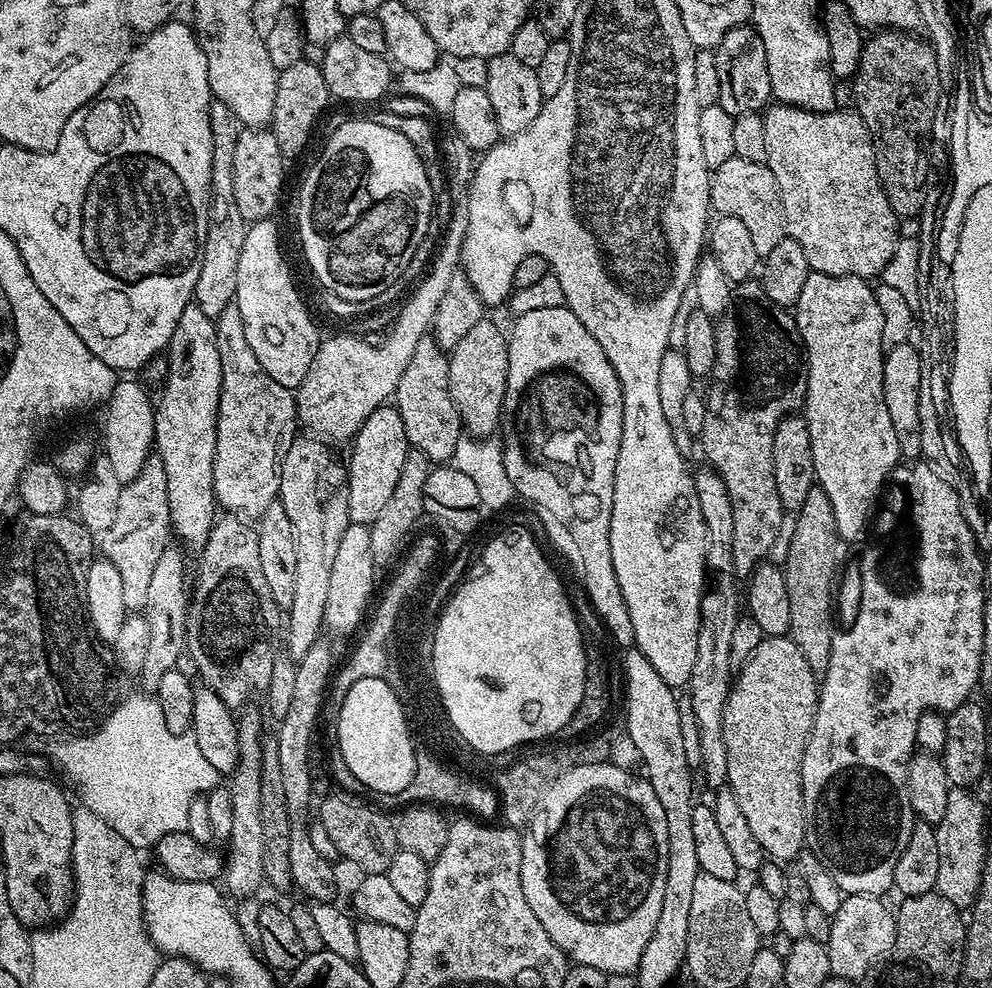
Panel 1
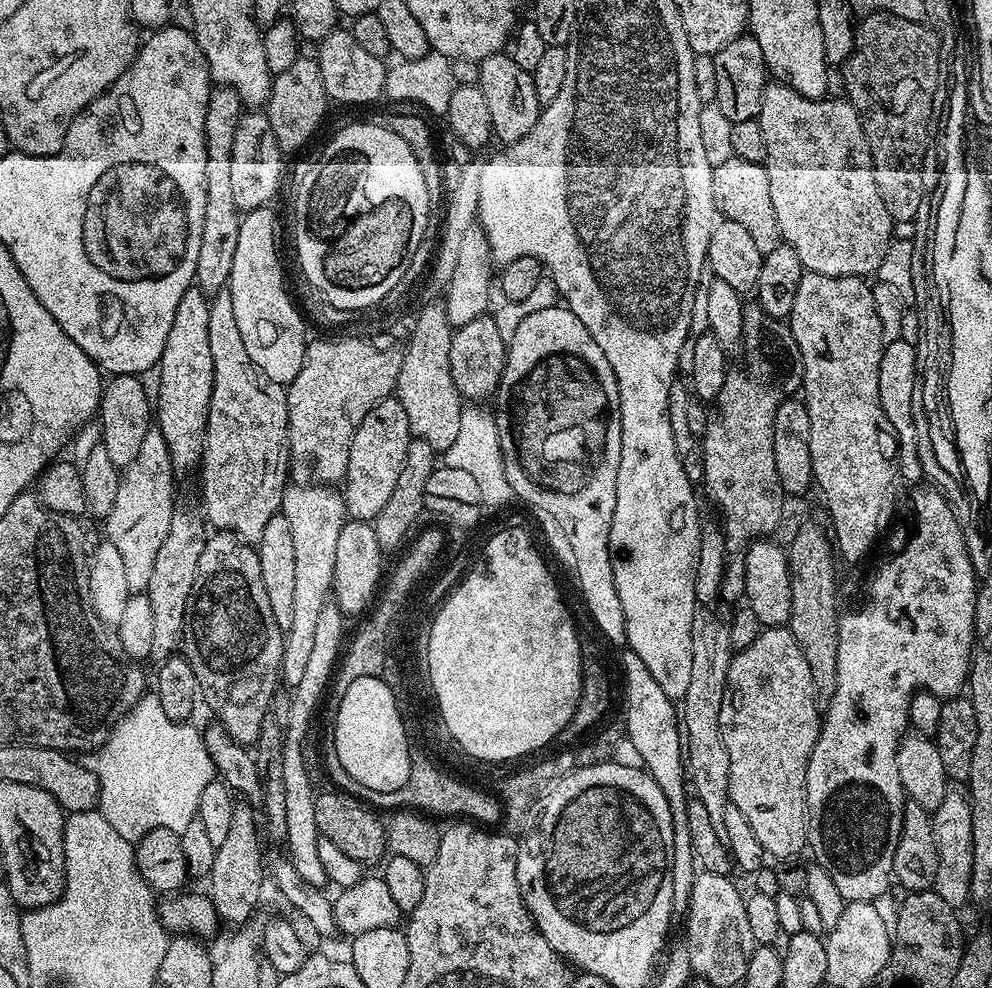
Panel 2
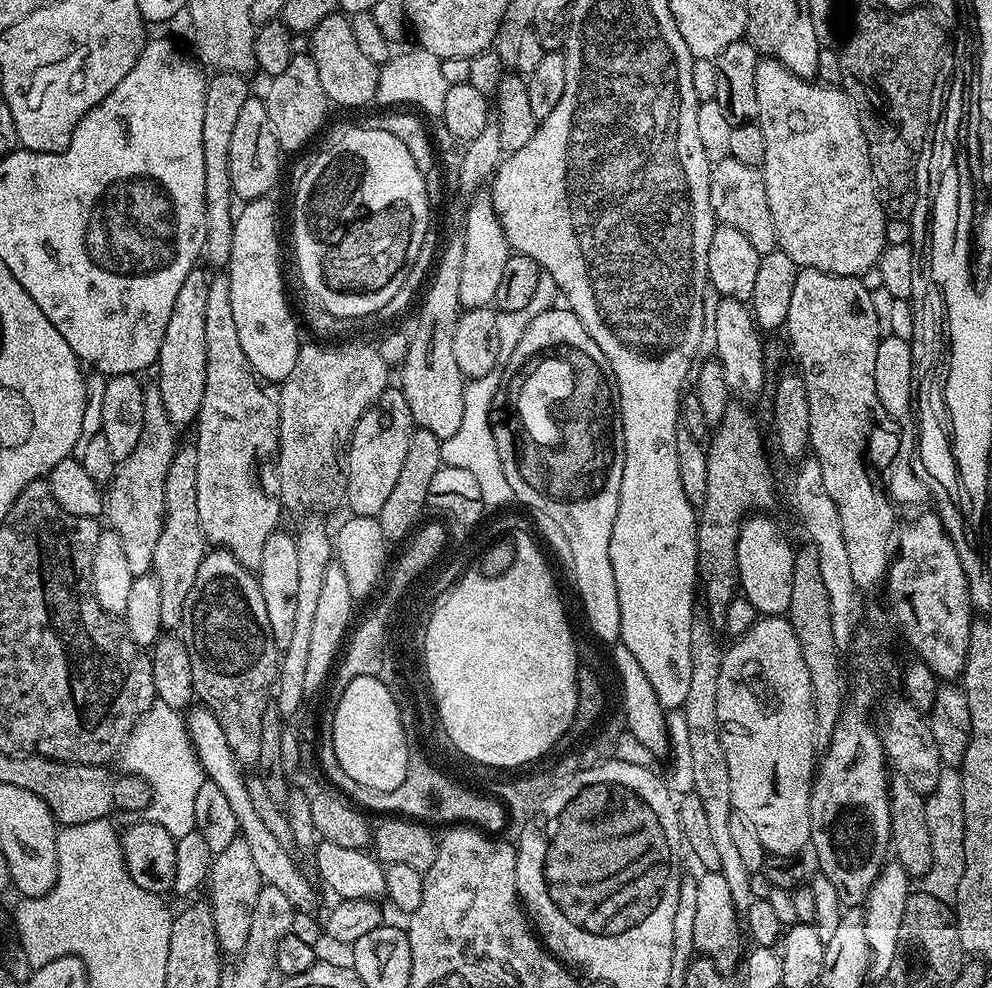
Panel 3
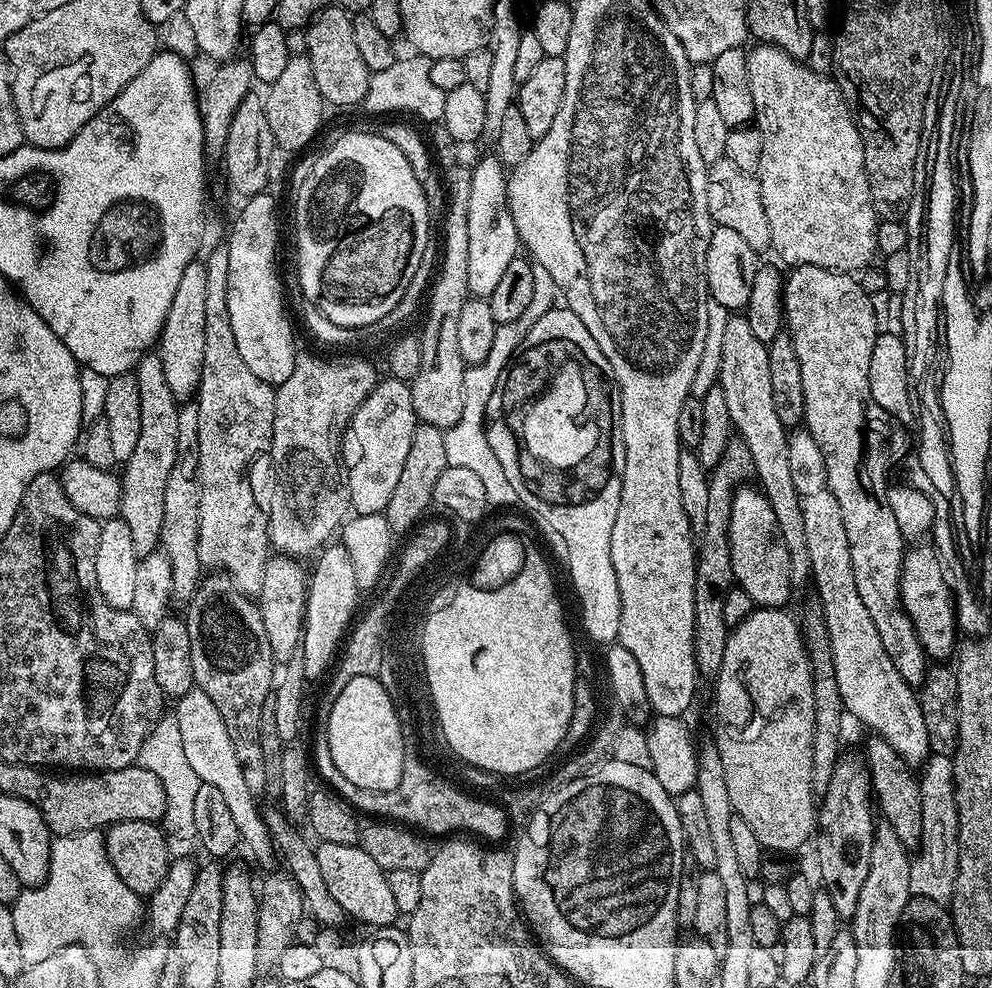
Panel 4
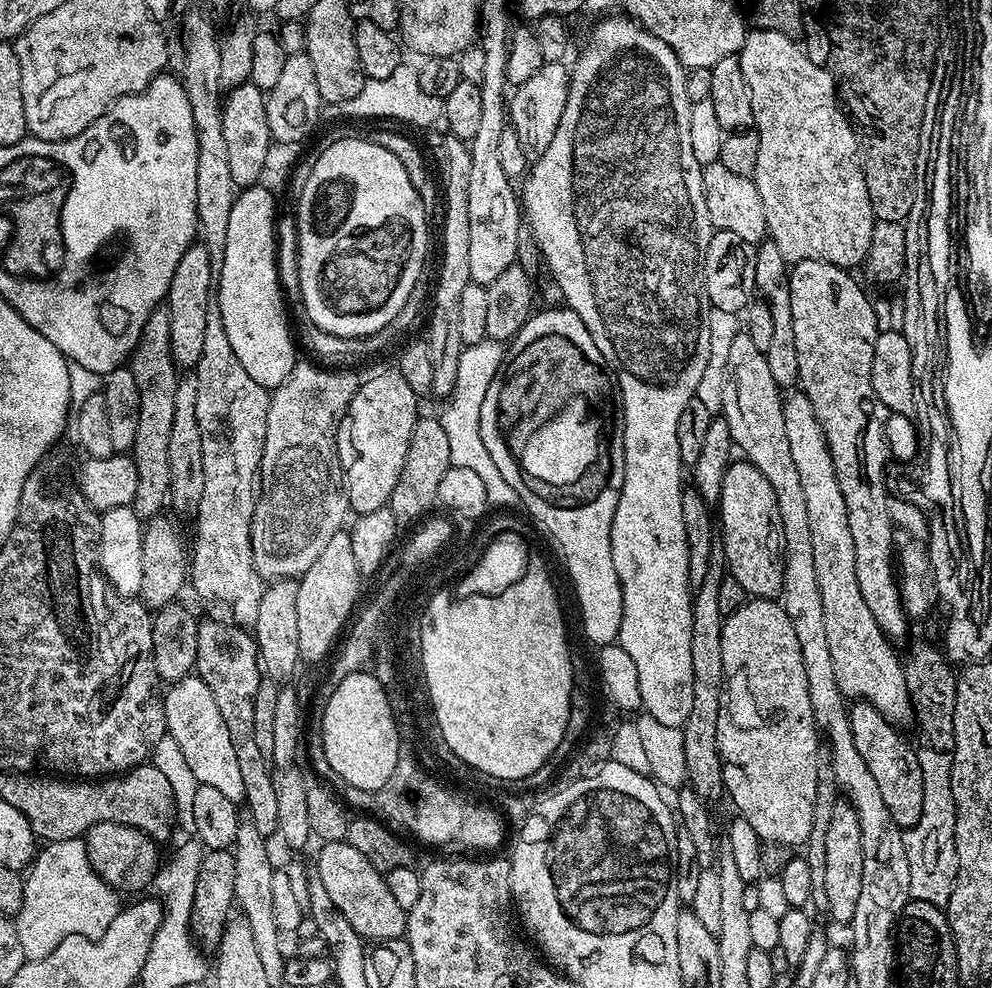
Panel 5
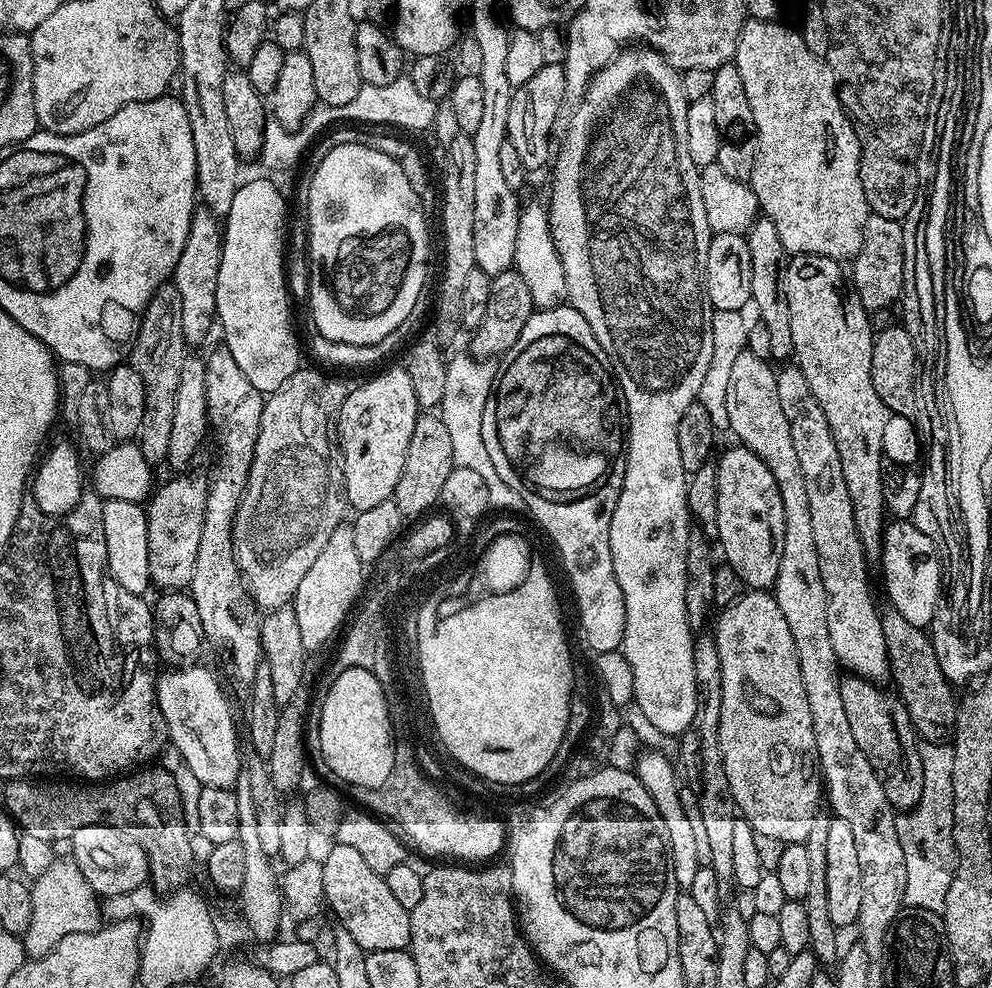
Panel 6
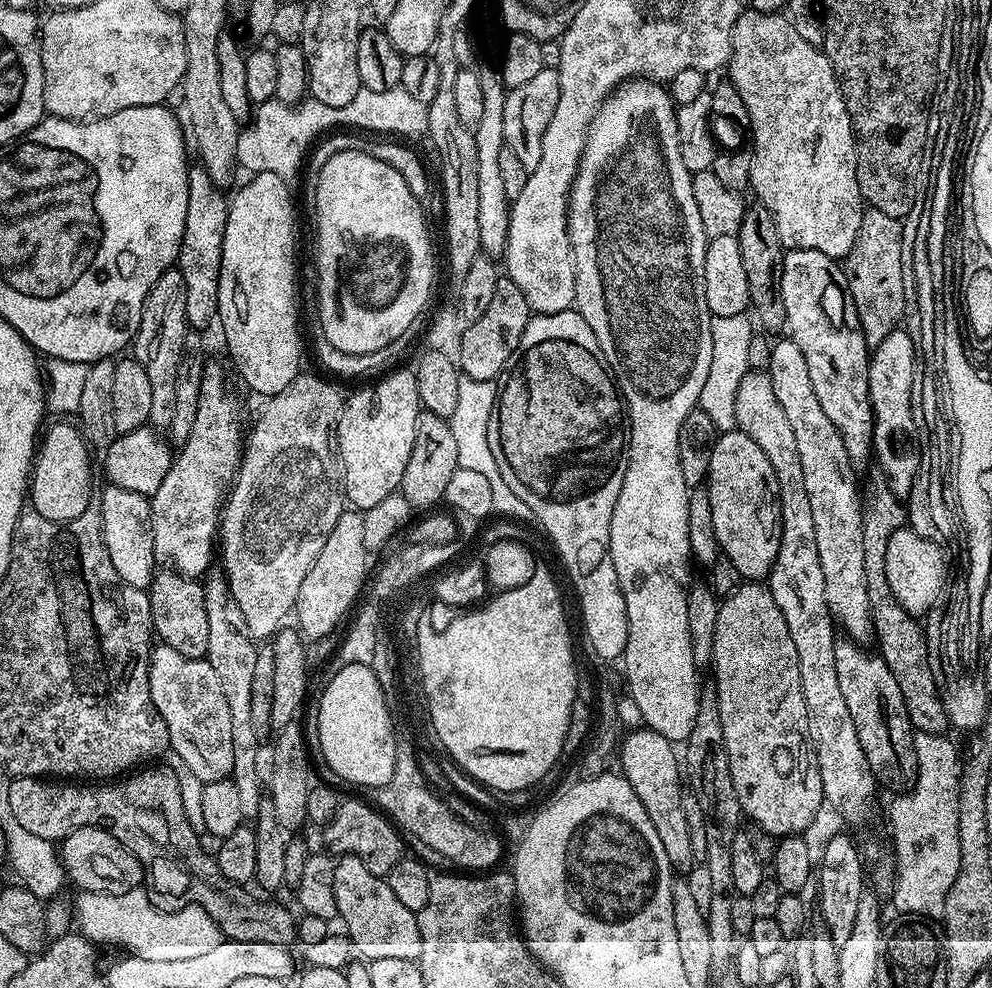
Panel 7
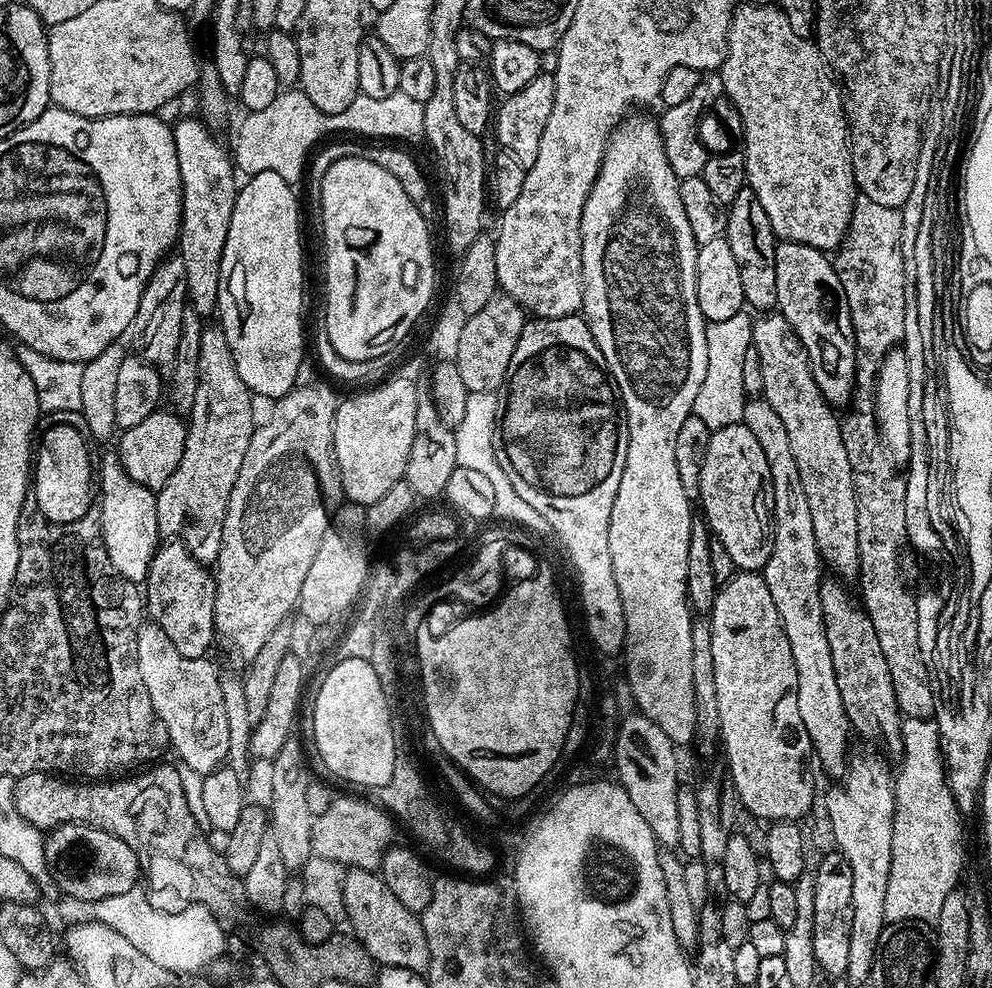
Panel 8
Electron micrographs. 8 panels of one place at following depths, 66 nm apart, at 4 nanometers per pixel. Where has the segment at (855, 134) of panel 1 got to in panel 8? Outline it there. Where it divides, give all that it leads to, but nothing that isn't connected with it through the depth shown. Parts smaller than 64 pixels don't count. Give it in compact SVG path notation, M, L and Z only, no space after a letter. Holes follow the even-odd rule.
M744 2L732 13L732 21L728 27L728 53L724 59L724 65L718 70L719 76L718 84L723 95L732 100L734 106L738 106L738 114L742 114L744 123L742 151L748 175L747 187L752 188L754 194L758 194L758 202L762 202L762 210L766 210L766 218L770 218L770 226L775 230L777 237L781 241L789 240L795 244L814 246L825 254L839 248L844 243L844 237L847 236L848 228L852 224L852 211L858 189L852 169L852 146L848 135L848 117L844 114L842 92L819 48L809 37L794 34L794 29L790 27L786 14L775 3L748 4Z

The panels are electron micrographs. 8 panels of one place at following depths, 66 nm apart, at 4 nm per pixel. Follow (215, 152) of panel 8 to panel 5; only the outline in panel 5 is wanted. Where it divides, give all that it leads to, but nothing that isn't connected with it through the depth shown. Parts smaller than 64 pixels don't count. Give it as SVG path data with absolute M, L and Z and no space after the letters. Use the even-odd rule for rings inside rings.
M193 242L186 254L182 254L182 262L178 262L178 270L174 270L174 278L170 282L170 290L166 297L166 307L170 314L170 350L177 369L195 369L202 358L202 345L206 334L206 314L214 302L214 270L210 266L210 254L203 243Z

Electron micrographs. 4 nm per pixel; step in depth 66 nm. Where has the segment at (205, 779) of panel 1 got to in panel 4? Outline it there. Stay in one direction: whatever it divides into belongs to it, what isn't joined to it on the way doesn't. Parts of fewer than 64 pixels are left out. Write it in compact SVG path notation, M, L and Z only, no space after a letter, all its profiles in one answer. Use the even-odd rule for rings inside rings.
M165 714L156 721L140 751L139 763L146 770L158 774L162 786L166 790L166 810L162 817L162 824L173 837L180 840L192 840L194 830L194 797L198 795L200 779L194 774L190 761L186 759L186 750L182 750L182 733L178 731L175 715Z

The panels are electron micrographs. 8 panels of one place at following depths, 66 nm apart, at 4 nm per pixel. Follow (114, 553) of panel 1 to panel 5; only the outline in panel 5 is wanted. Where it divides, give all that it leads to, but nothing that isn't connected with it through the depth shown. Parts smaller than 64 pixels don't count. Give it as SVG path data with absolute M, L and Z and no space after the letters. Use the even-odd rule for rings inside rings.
M167 307L155 308L140 335L140 343L130 357L134 382L138 382L138 434L130 455L138 470L138 490L132 499L131 508L141 518L161 515L160 508L169 499L170 493L170 429L174 427L174 394L178 369L170 350L170 314Z

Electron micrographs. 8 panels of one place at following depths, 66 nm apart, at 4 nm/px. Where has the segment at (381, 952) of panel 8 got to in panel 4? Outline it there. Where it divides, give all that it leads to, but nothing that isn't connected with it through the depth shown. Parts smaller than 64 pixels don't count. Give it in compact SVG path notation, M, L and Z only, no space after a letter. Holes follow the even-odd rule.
M325 844L316 847L316 857L321 875L330 894L337 899L344 912L367 927L389 927L399 917L394 897L391 896L386 871L358 844Z

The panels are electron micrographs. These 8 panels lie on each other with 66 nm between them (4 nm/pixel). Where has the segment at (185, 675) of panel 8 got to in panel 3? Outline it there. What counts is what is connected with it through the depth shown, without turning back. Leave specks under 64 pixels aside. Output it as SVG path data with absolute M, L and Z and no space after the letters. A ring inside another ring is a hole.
M192 706L187 709L186 723L188 738L192 741L192 751L195 752L205 777L212 780L214 786L219 786L222 794L226 794L226 799L230 802L231 809L234 810L234 818L238 818L239 839L244 840L246 846L249 847L261 881L275 886L292 903L297 912L315 913L316 907L320 904L319 898L316 897L316 890L296 865L293 853L282 850L278 838L270 834L270 830L262 823L261 816L254 811L250 794L246 791L245 775L240 774L241 765L236 763L234 754L226 742L226 734L222 726L218 726L218 718L214 718L214 714L206 707Z

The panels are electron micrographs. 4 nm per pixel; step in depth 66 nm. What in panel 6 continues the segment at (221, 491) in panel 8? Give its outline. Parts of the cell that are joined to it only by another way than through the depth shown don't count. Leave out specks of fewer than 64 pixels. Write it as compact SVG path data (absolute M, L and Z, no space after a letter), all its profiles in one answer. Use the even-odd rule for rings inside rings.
M191 472L173 475L173 480L166 481L161 488L159 485L153 491L146 504L150 578L160 590L184 590L192 583L194 558L198 558L198 542L202 539L202 518L206 514L209 477Z

